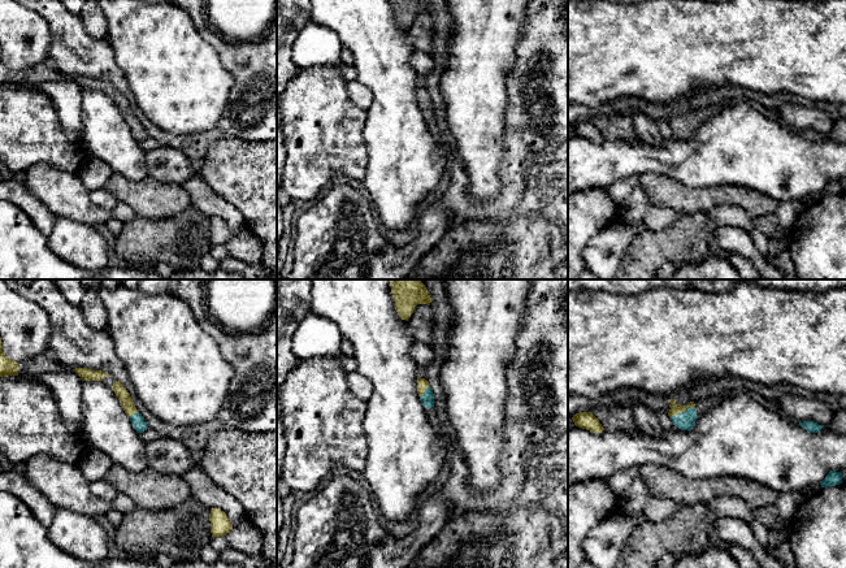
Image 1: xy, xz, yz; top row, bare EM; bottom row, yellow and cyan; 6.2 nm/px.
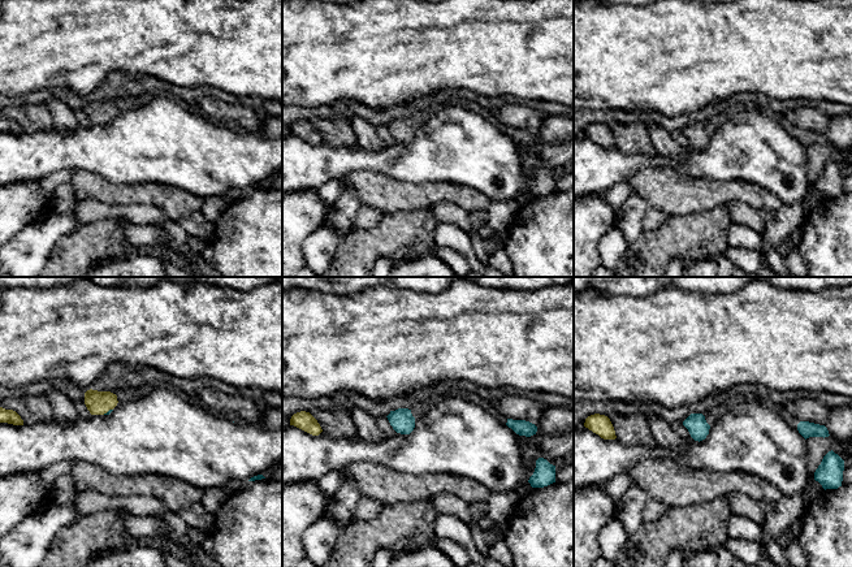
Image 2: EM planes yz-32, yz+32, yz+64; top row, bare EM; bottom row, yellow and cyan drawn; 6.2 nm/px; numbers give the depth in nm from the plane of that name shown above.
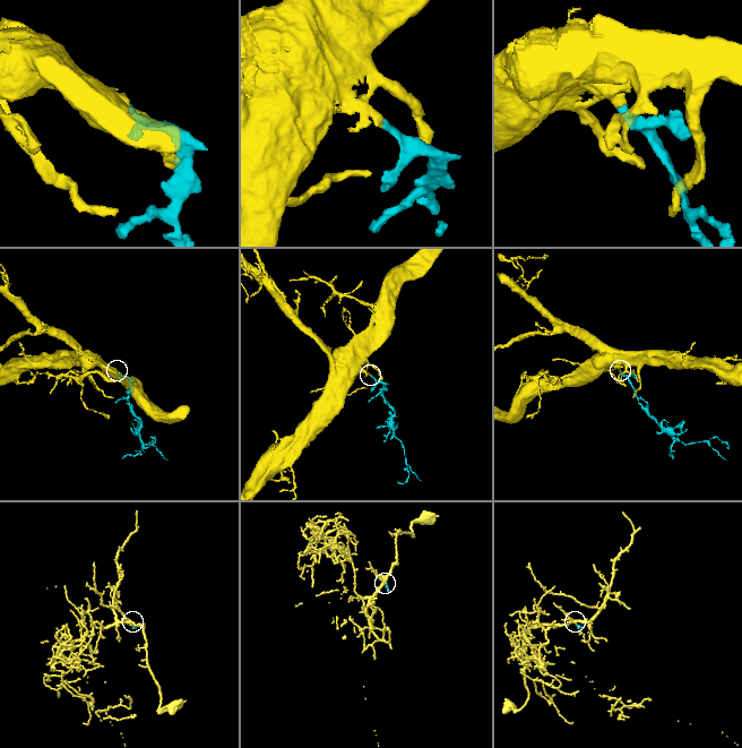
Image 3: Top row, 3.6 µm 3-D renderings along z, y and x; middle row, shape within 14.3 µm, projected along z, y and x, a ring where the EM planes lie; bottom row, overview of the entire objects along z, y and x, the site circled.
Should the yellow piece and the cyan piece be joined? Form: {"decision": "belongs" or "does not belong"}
{"decision": "belongs"}

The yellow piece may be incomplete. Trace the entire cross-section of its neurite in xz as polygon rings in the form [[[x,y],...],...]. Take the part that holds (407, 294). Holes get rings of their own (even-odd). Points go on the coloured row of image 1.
[[[390,279],[395,309],[402,320],[408,320],[417,304],[430,305],[431,298],[420,279]]]

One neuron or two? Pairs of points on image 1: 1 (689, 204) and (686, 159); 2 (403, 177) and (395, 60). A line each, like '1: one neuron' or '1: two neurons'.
1: two neurons
2: one neuron

